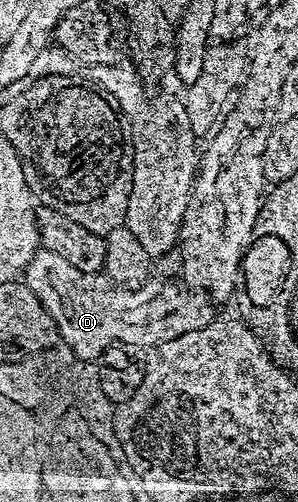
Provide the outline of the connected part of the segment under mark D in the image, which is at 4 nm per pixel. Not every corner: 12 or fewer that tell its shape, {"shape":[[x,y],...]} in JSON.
{"shape":[[36,249],[25,284],[60,342],[98,359],[216,316],[204,294],[148,279],[101,285]]}

